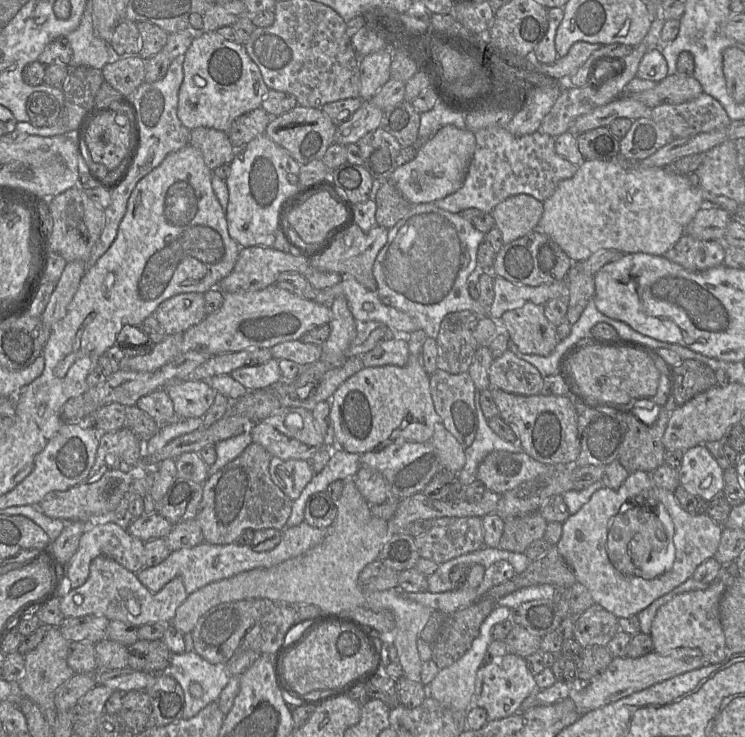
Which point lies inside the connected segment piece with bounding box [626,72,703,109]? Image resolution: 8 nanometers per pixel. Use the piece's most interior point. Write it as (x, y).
(675, 89)

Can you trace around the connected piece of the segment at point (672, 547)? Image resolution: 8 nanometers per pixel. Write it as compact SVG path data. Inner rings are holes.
M629 473L616 489L603 487L590 497L580 510L562 524L557 550L573 570L578 582L585 585L594 602L617 618L637 615L659 597L690 579L699 565L714 557L723 527L706 513L692 515L678 504L674 493L657 487L651 473Z

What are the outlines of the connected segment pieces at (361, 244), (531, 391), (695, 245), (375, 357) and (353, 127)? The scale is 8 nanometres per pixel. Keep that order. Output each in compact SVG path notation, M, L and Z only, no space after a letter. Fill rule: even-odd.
M356 223L341 233L331 247L322 255L311 261L312 265L323 272L335 272L342 276L352 276L370 291L377 290L377 282L373 276L375 259L388 239L388 230L375 225L369 231L362 230Z
M507 350L493 360L489 369L489 382L492 388L507 393L533 396L540 394L543 377L533 365Z
M684 234L664 256L689 271L702 272L722 265L725 249L718 241L698 240Z
M409 334L384 339L373 350L360 356L364 367L395 365L403 367L409 357Z
M363 101L361 107L347 121L337 126L334 143L357 143L364 135L380 127L383 115L380 108L370 101Z

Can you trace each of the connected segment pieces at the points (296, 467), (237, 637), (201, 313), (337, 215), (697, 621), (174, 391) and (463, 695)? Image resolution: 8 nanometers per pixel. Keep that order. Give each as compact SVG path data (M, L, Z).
M272 456L269 464L272 481L292 501L296 500L314 476L310 462L300 459L282 460Z
M255 598L221 603L211 608L198 619L191 632L194 651L212 664L226 665L240 649L246 632L277 605L269 599Z
M189 292L172 296L159 304L153 316L166 335L183 333L206 317L204 294Z
M321 191L292 210L288 223L307 245L318 245L327 233L345 220L345 208Z
M716 580L705 589L678 594L661 606L651 626L653 651L668 654L678 649L698 649L707 664L717 664L726 660L727 648L719 611L720 600L726 588L723 582Z
M189 379L165 387L179 418L202 418L214 402L216 391L208 381Z
M496 605L489 616L484 620L480 627L479 635L472 642L469 650L451 666L439 670L432 682L425 686L427 696L432 697L443 706L460 711L468 711L472 706L473 694L475 691L476 674L484 664L485 654L492 638L492 628L494 625L510 619L512 609L505 606Z

